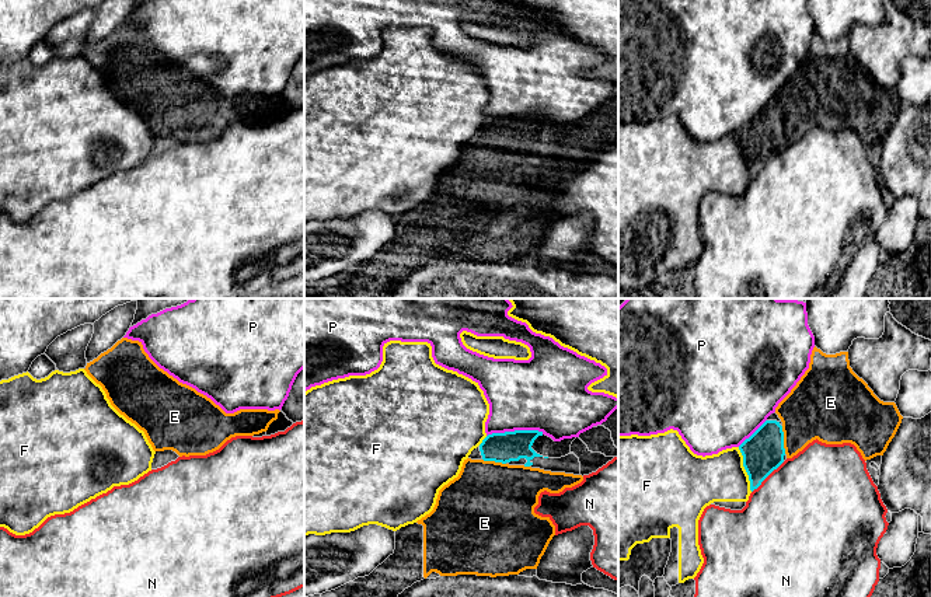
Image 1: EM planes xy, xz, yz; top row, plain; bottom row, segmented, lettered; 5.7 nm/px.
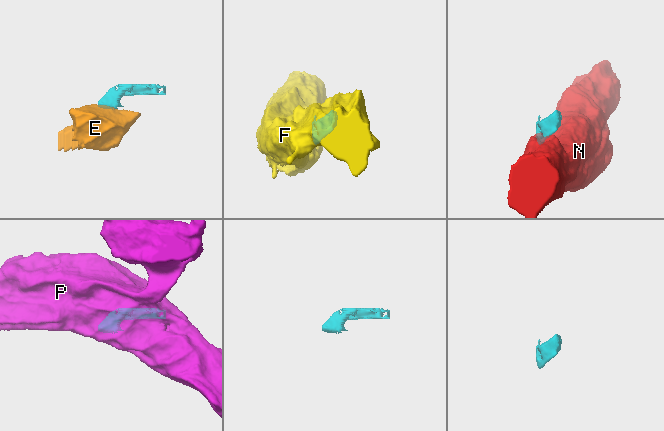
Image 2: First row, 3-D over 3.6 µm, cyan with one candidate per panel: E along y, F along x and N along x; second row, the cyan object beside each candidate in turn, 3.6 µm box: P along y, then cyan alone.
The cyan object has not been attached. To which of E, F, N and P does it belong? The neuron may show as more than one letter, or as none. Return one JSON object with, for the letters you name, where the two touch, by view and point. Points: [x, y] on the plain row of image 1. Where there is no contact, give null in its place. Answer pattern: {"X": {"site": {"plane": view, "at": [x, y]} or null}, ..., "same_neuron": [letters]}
{"E": {"site": {"plane": "yz", "at": [783, 126]}}, "same_neuron": ["E"]}

